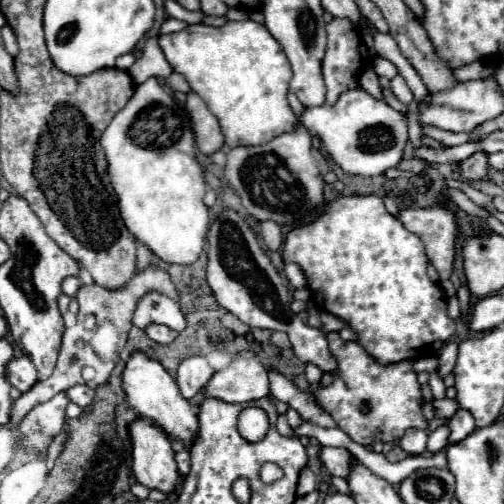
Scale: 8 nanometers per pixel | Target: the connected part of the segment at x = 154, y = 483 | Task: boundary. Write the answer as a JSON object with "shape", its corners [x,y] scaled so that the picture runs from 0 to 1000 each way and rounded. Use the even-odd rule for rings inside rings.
{"shape":[[[284,829],[268,833],[256,845],[256,857],[260,857],[260,877],[264,877],[264,944],[272,948],[272,956],[300,972],[319,972],[323,980],[339,980],[351,964],[355,933],[351,933],[347,897],[339,893],[339,877],[331,861],[308,841],[288,837]]]}

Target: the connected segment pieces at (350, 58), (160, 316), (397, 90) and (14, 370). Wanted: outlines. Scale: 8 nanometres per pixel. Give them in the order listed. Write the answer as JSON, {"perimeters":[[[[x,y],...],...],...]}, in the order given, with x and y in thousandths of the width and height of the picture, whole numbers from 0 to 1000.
{"perimeters":[[[[661,36],[661,44],[649,48],[649,107],[641,115],[641,155],[649,167],[649,206],[653,210],[661,210],[681,183],[712,175],[708,155],[724,127],[712,103],[712,91],[716,91],[712,60],[700,56],[700,48],[688,36]]],[[[300,579],[276,599],[268,627],[264,627],[264,643],[276,655],[288,655],[300,643],[323,643],[323,647],[335,647],[355,659],[367,647],[367,631],[347,595],[339,595],[323,583]]],[[[784,151],[784,155],[776,159],[776,179],[780,179],[780,187],[784,187],[804,210],[812,210],[812,206],[819,202],[819,187],[815,187],[808,163],[804,163],[796,151]]],[[[46,706],[46,710],[26,710],[14,722],[14,746],[18,758],[38,774],[38,778],[54,778],[65,770],[65,762],[73,758],[73,734],[65,726],[65,718]]]]}

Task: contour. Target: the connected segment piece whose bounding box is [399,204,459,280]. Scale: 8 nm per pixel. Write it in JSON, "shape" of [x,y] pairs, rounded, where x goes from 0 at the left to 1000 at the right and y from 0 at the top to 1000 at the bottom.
{"shape":[[[863,405],[855,413],[800,413],[792,437],[808,456],[839,476],[851,520],[871,540],[871,552],[887,556],[899,540],[903,480],[911,472],[907,425]]]}

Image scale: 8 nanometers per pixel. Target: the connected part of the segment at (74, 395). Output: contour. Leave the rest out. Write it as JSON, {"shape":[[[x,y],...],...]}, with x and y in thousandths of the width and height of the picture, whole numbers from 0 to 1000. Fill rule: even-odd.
{"shape":[[[157,762],[157,766],[145,766],[141,774],[133,774],[133,786],[141,790],[141,798],[157,802],[161,810],[173,810],[188,790],[188,770],[181,770],[173,762]]]}

